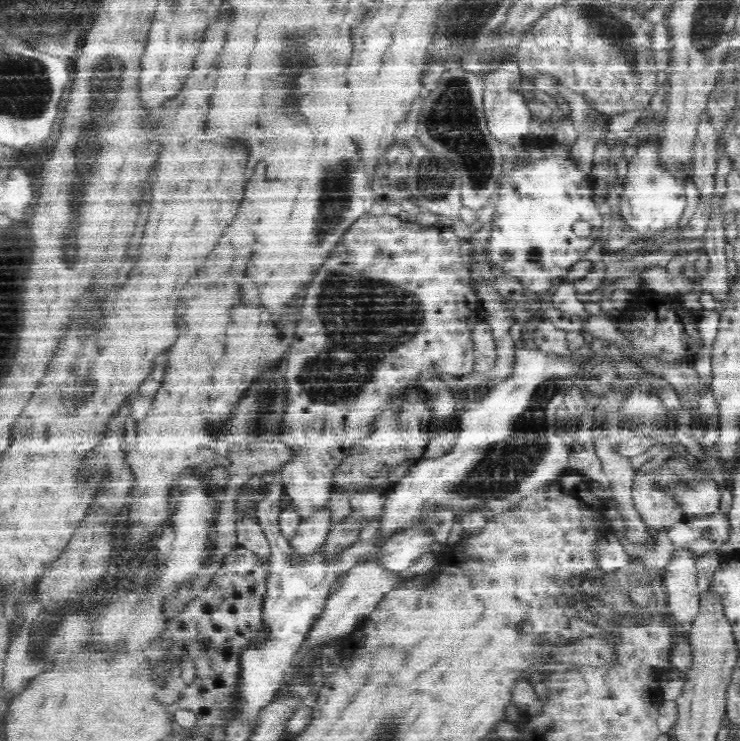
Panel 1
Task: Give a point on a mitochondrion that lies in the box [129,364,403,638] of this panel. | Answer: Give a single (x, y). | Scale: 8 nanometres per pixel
(261, 415)

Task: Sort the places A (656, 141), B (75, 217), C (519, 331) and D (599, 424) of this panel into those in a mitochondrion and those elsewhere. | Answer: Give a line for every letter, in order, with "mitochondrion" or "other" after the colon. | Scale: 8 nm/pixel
A: other
B: mitochondrion
C: other
D: other

